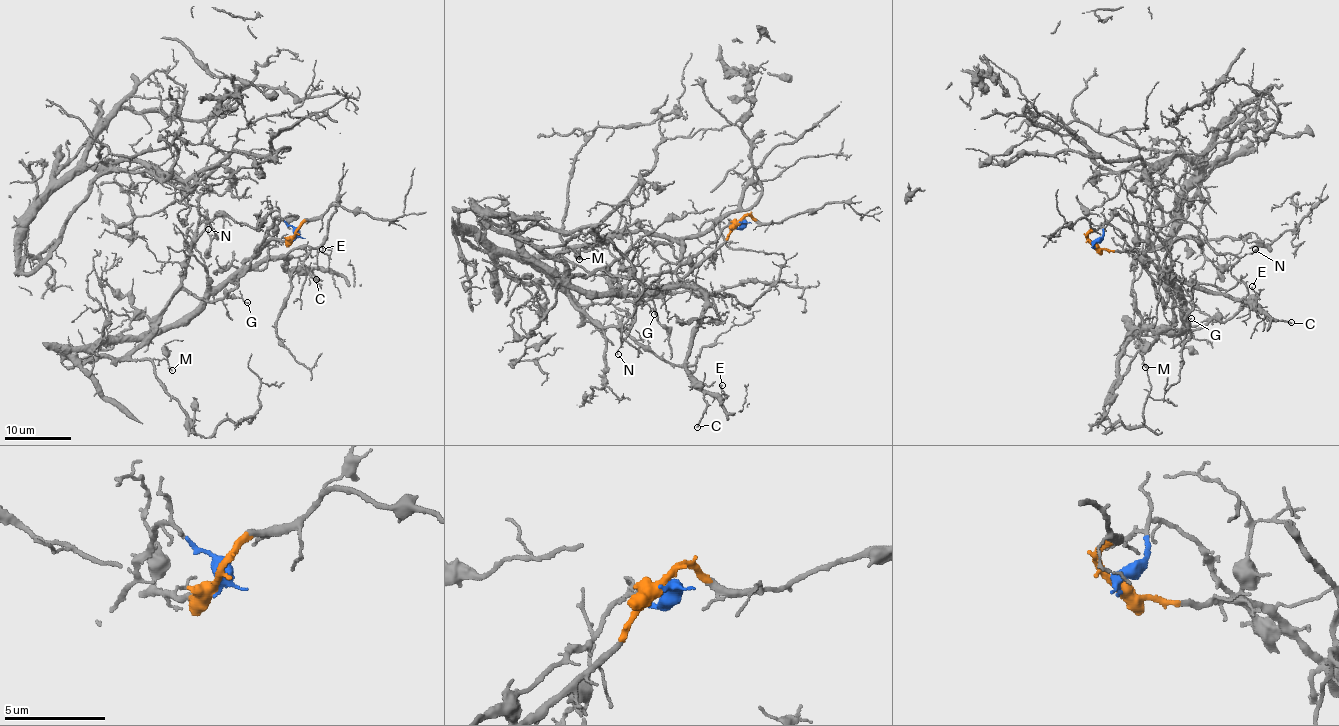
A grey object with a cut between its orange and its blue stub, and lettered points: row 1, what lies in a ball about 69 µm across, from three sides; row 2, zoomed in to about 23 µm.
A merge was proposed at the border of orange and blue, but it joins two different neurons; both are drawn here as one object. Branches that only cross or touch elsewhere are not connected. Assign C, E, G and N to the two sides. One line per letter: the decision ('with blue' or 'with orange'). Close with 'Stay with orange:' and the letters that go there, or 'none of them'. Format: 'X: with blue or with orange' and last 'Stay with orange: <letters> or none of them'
C: with orange
E: with orange
G: with blue
N: with blue
Stay with orange: C, E

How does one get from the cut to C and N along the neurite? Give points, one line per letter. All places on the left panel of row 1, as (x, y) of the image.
C: (295, 237), (288, 241), (270, 239), (254, 259), (287, 257), (283, 265), (305, 267), (320, 279), (315, 280)
N: (296, 237), (275, 218), (239, 284), (199, 300), (183, 272), (208, 210), (216, 237), (208, 230)

